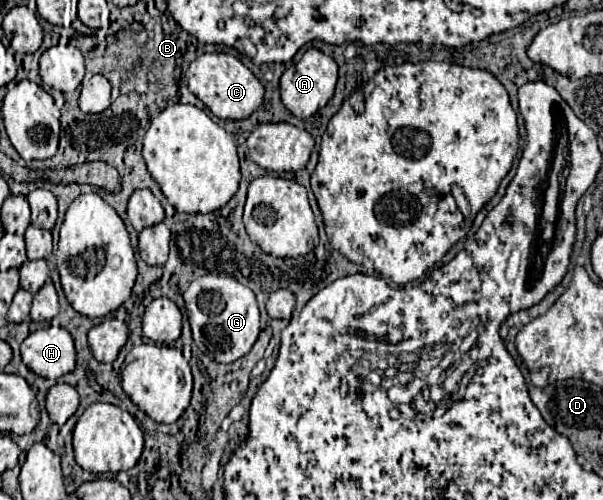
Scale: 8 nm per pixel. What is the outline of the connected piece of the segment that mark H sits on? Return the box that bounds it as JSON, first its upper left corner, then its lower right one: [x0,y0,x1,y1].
[21,326,75,380]

